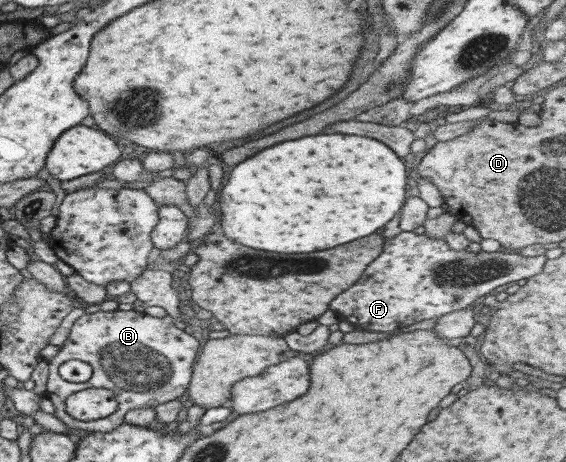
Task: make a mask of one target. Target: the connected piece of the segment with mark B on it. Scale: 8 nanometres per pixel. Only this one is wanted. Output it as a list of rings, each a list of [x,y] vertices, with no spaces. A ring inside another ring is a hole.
[[[97,311],[97,313],[84,314],[79,317],[74,323],[65,341],[59,346],[57,354],[48,363],[47,384],[45,392],[42,395],[48,399],[54,407],[53,415],[67,427],[82,429],[83,431],[99,431],[99,433],[109,433],[113,431],[117,425],[121,425],[124,421],[124,415],[130,409],[147,407],[154,408],[157,405],[167,403],[167,401],[177,400],[184,391],[188,389],[191,377],[191,365],[198,355],[198,350],[201,348],[201,341],[193,338],[191,334],[177,329],[173,325],[173,319],[167,315],[161,319],[151,317],[144,313],[136,313],[135,311]],[[69,359],[79,359],[85,361],[91,366],[91,376],[85,383],[69,383],[64,381],[57,374],[57,367],[64,361]],[[88,388],[101,388],[109,391],[114,391],[114,397],[117,401],[117,409],[111,415],[98,419],[99,421],[83,422],[73,419],[65,412],[65,401],[69,395],[75,394],[80,390]]]

